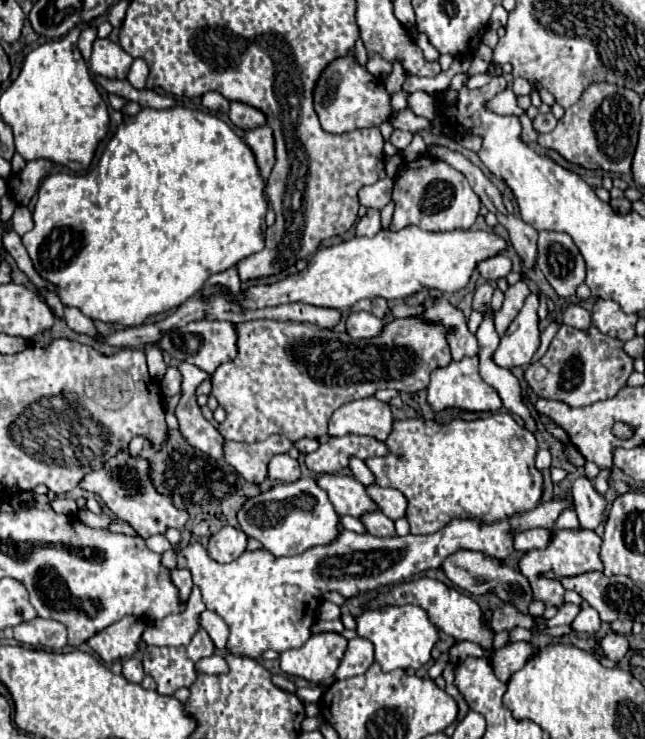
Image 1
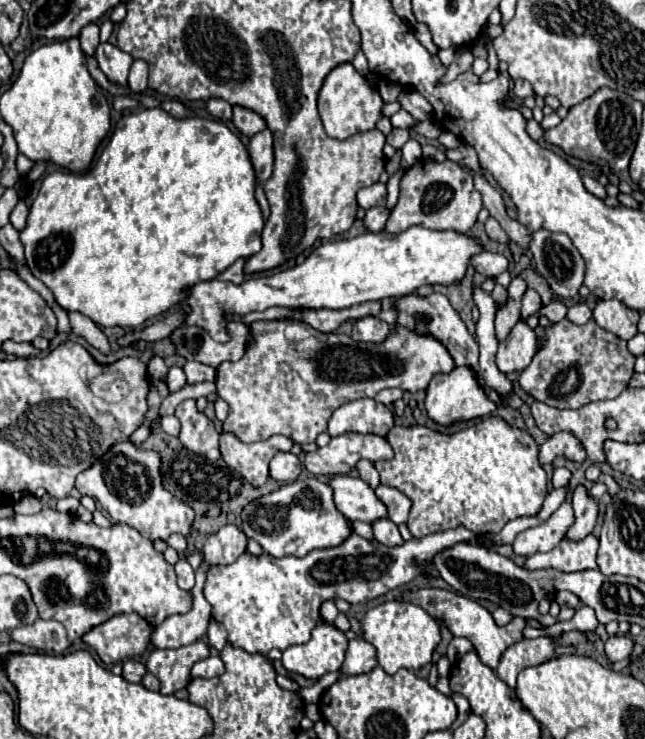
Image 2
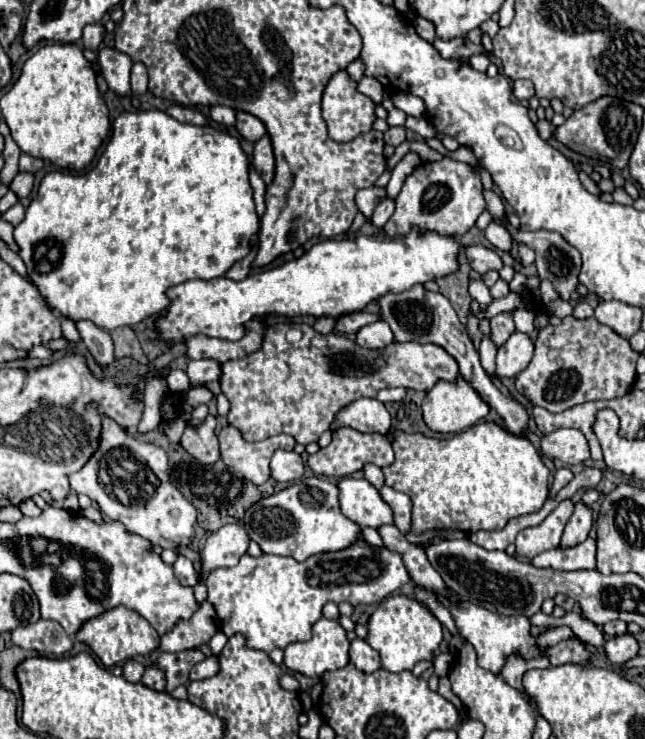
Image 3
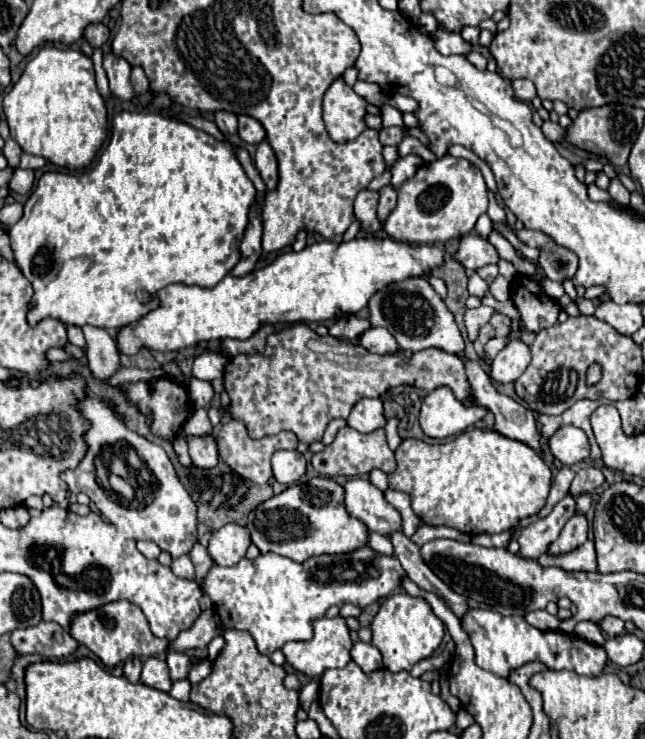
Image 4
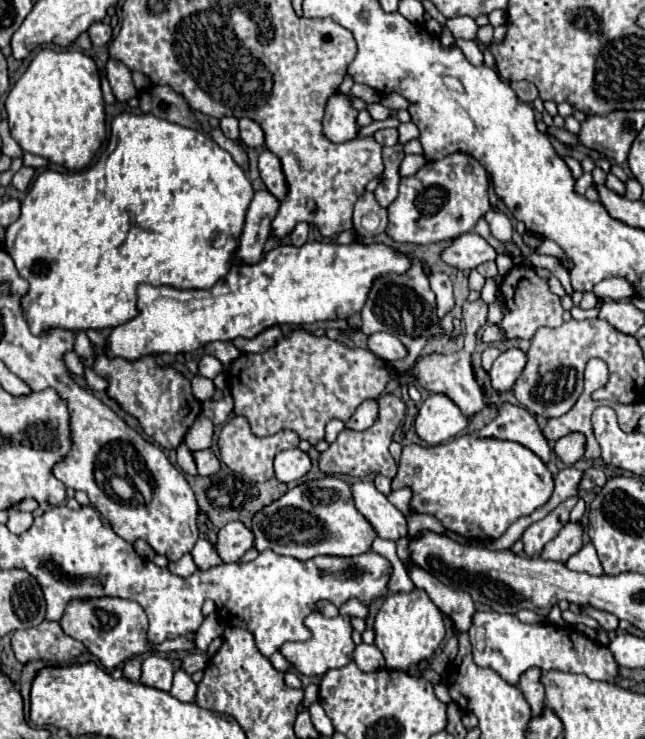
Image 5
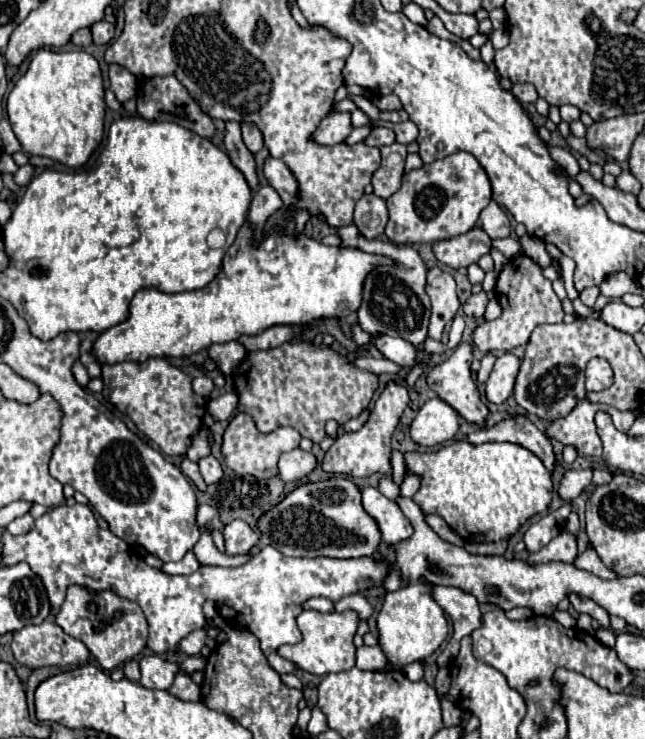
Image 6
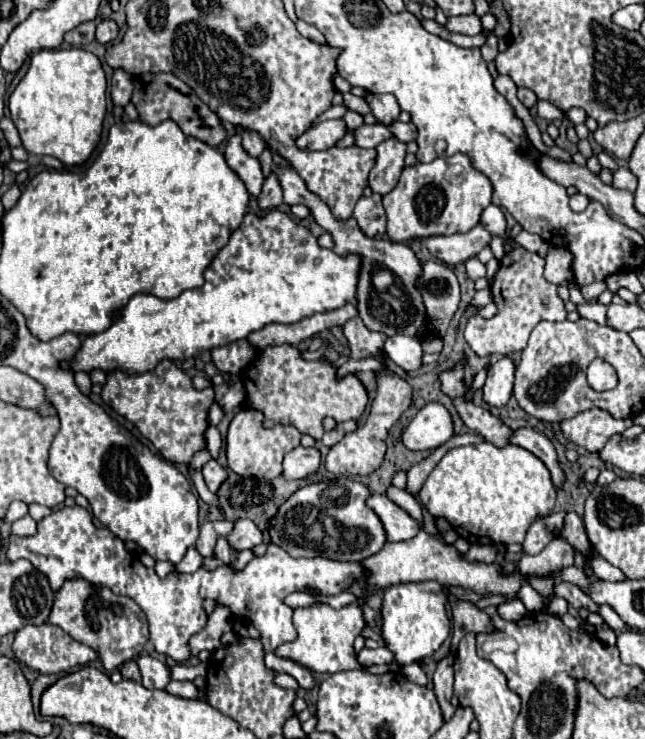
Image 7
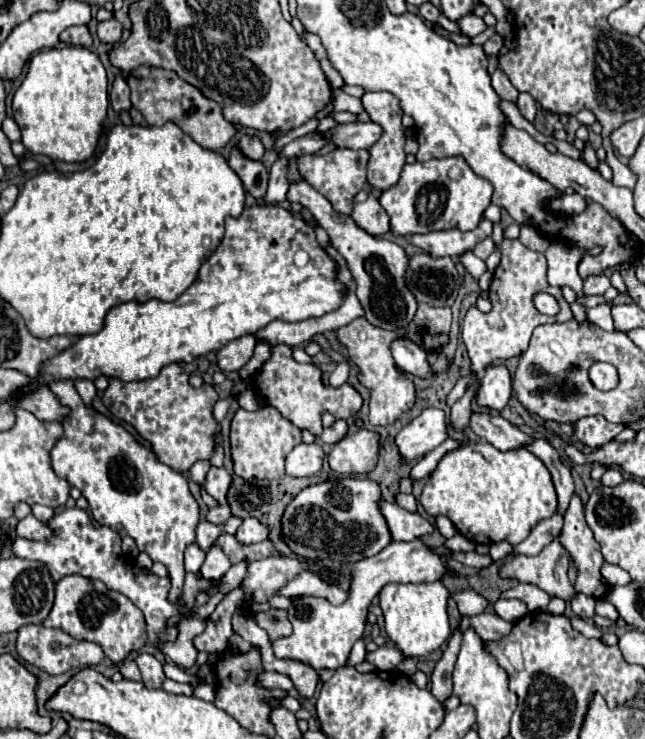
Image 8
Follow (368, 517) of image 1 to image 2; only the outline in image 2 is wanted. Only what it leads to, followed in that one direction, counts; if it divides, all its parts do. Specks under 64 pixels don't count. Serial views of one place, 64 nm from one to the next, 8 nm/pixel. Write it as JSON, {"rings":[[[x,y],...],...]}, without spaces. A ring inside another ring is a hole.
{"rings":[[[380,518],[380,520],[374,520],[370,526],[372,526],[374,540],[378,540],[378,542],[382,542],[386,546],[398,546],[398,544],[402,544],[402,536],[398,532],[398,526],[392,524],[392,520]]]}

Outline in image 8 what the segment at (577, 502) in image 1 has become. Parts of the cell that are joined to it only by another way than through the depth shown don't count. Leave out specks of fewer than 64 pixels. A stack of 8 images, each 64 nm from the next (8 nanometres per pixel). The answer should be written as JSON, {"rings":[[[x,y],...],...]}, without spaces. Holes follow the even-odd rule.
{"rings":[[[552,540],[538,556],[516,556],[510,564],[502,566],[504,578],[514,578],[518,582],[530,582],[548,592],[550,596],[558,596],[570,602],[576,596],[574,584],[568,580],[568,568],[572,558],[568,550],[558,542]]]}

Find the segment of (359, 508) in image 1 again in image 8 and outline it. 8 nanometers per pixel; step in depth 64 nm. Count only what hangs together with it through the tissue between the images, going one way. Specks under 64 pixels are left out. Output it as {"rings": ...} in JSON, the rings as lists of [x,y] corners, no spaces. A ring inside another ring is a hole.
{"rings":[[[380,500],[380,512],[386,518],[392,540],[396,542],[410,542],[432,532],[432,526],[420,514],[412,514],[392,502]]]}

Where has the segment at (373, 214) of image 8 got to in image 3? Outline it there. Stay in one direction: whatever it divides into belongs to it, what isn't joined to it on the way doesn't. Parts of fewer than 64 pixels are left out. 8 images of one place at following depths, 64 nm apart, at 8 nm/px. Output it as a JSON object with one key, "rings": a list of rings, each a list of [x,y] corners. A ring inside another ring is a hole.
{"rings":[[[370,186],[370,188],[364,188],[364,190],[360,190],[360,192],[356,194],[356,206],[358,206],[358,210],[360,210],[366,218],[370,218],[370,216],[372,216],[372,210],[376,208],[376,204],[378,204],[380,200],[384,200],[384,198],[386,198],[386,190],[384,190],[384,188]]]}

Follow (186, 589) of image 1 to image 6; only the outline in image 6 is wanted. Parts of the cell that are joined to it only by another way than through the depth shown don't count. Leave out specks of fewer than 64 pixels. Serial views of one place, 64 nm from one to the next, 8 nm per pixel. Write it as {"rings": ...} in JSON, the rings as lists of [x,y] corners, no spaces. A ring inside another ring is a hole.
{"rings":[[[188,552],[180,562],[166,562],[166,564],[162,566],[162,570],[164,570],[166,574],[184,574],[184,576],[196,572],[198,568],[200,568],[200,564],[198,564],[194,552]]]}

